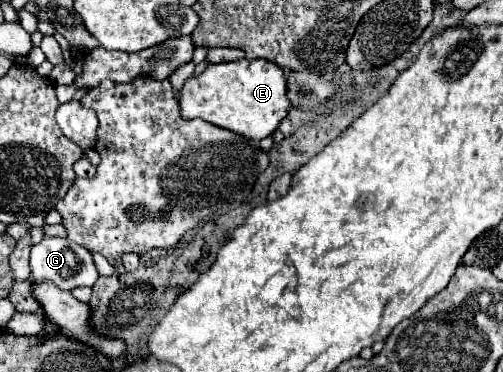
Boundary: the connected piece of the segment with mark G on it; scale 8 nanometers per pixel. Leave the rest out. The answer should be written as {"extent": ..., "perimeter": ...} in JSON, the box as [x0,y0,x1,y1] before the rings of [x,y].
{"extent":[31,238,99,290],"perimeter":[[[43,238],[39,244],[31,248],[31,272],[35,282],[51,282],[59,290],[75,290],[79,286],[93,286],[99,278],[97,268],[93,264],[93,256],[83,246],[75,246],[65,238]]]}

